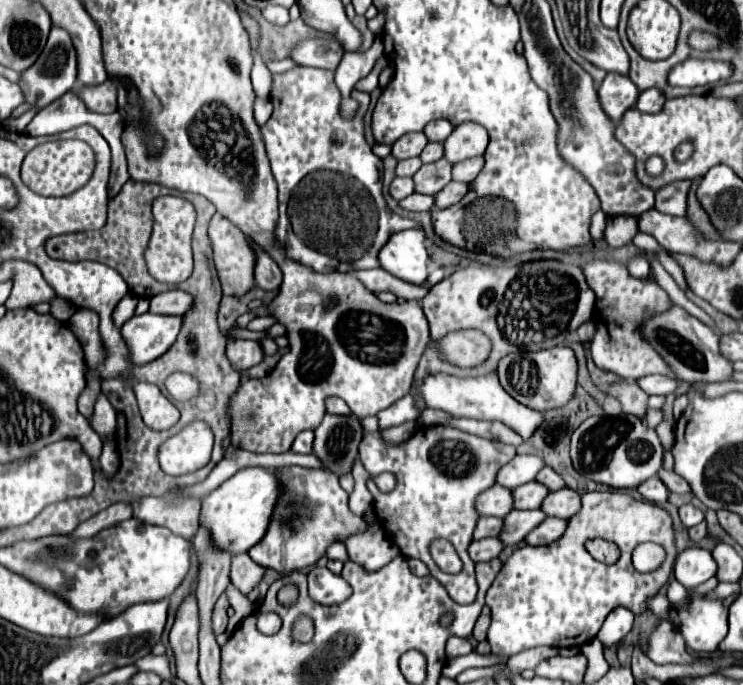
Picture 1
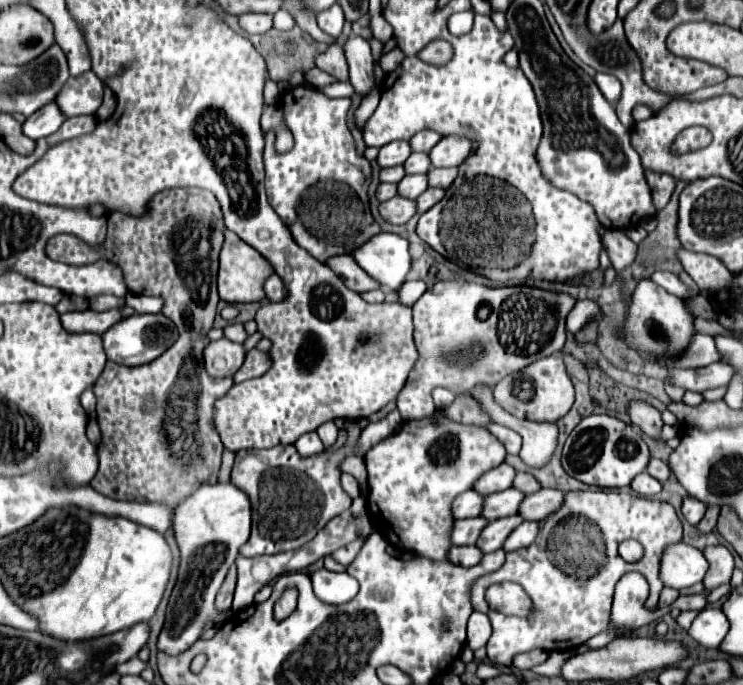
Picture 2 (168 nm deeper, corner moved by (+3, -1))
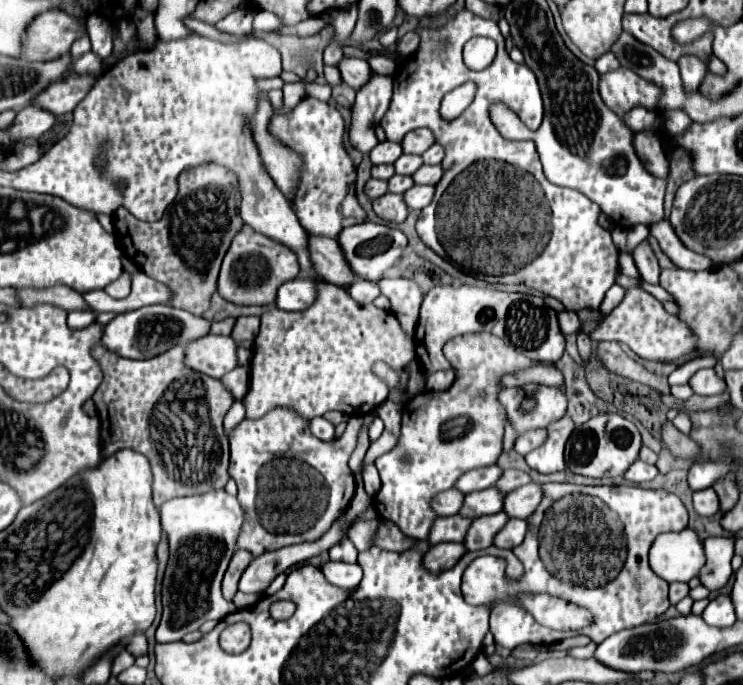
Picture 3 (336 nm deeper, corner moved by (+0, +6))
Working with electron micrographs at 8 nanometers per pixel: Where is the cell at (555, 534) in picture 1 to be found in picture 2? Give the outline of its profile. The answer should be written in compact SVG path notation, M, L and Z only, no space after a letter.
M521 522L521 526L517 526L517 530L513 530L513 534L509 534L509 542L505 542L503 550L513 552L517 548L531 546L531 542L537 538L537 534L539 534L539 522Z

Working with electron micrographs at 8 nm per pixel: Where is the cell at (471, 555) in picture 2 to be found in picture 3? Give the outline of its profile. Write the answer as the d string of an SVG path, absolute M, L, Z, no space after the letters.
M438 543L432 545L432 549L424 557L424 565L428 571L444 571L458 563L462 555L466 555L468 549L464 543Z

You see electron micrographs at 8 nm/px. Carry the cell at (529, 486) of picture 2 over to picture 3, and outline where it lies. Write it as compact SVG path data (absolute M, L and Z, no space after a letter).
M508 469L504 471L504 475L500 477L500 483L496 483L496 487L500 487L500 491L514 491L526 483L530 483L530 475L526 471L518 471L518 469Z

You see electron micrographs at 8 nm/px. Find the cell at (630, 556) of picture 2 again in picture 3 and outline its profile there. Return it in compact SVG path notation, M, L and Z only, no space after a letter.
M692 529L658 535L650 547L650 557L652 571L668 583L688 583L692 577L698 577L706 563L702 541Z

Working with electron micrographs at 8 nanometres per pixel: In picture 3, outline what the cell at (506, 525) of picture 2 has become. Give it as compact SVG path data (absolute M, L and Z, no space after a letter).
M504 511L474 519L472 521L472 527L468 531L468 539L464 539L464 545L470 551L478 551L478 549L486 549L486 547L494 545L496 533L508 523L508 519L510 517Z

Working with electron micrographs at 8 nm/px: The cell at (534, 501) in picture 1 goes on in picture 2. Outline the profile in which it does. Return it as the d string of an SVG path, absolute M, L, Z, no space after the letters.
M517 488L489 494L489 496L485 496L485 510L481 510L481 516L485 520L497 520L497 518L513 516L513 514L517 514L523 496L525 494L521 494Z

